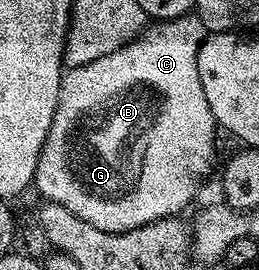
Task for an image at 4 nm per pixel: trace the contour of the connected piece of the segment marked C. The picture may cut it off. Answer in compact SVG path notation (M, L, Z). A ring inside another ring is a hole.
M196 16L175 18L171 22L157 20L118 51L100 56L86 66L66 69L61 75L57 105L61 112L55 112L61 116L61 126L71 124L73 117L82 111L94 113L98 102L103 102L109 98L109 94L115 94L133 82L153 82L154 86L161 86L161 90L165 90L165 110L162 110L163 120L149 138L140 189L129 194L129 198L121 198L121 202L101 202L101 198L89 198L85 190L77 190L77 182L73 182L73 178L69 178L69 170L65 170L65 134L51 132L47 134L37 165L35 190L42 194L41 198L62 205L68 212L73 212L75 216L107 233L126 233L163 218L163 208L167 208L163 202L167 202L165 192L169 190L167 184L171 178L171 158L177 158L177 150L185 150L187 138L191 138L191 134L215 134L213 113L205 104L203 80L199 80L197 63L199 48L206 34L205 27ZM161 168L167 172L161 174Z

